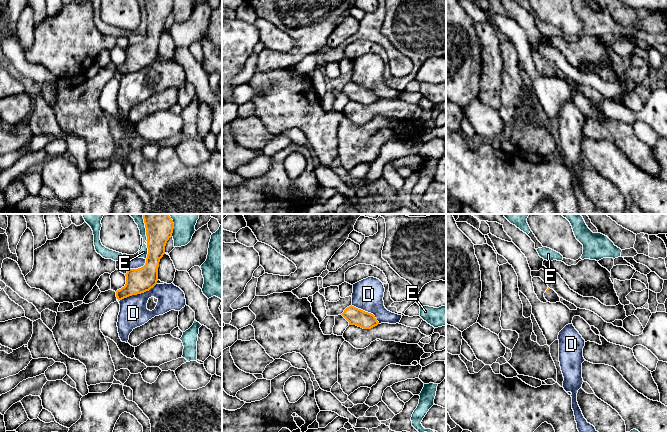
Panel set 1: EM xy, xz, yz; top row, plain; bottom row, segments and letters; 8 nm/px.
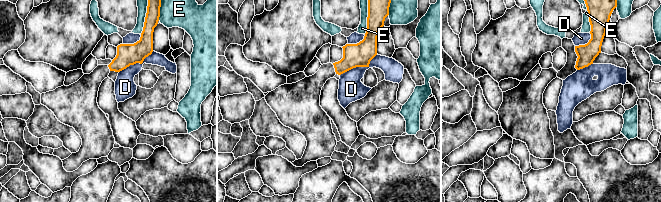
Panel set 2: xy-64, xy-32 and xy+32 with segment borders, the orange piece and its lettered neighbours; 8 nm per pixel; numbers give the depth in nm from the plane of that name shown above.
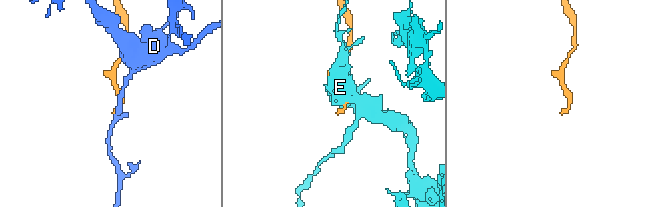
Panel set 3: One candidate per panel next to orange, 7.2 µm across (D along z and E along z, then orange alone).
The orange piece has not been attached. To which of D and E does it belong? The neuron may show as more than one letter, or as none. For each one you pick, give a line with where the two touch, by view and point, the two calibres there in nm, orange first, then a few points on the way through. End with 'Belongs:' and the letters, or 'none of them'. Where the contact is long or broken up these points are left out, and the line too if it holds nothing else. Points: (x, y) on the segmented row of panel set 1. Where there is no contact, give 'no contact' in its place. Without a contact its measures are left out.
Belongs: none of them

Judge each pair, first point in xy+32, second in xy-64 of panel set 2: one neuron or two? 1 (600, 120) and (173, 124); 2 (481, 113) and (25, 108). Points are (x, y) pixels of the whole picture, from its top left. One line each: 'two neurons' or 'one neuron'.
1: one neuron
2: two neurons

